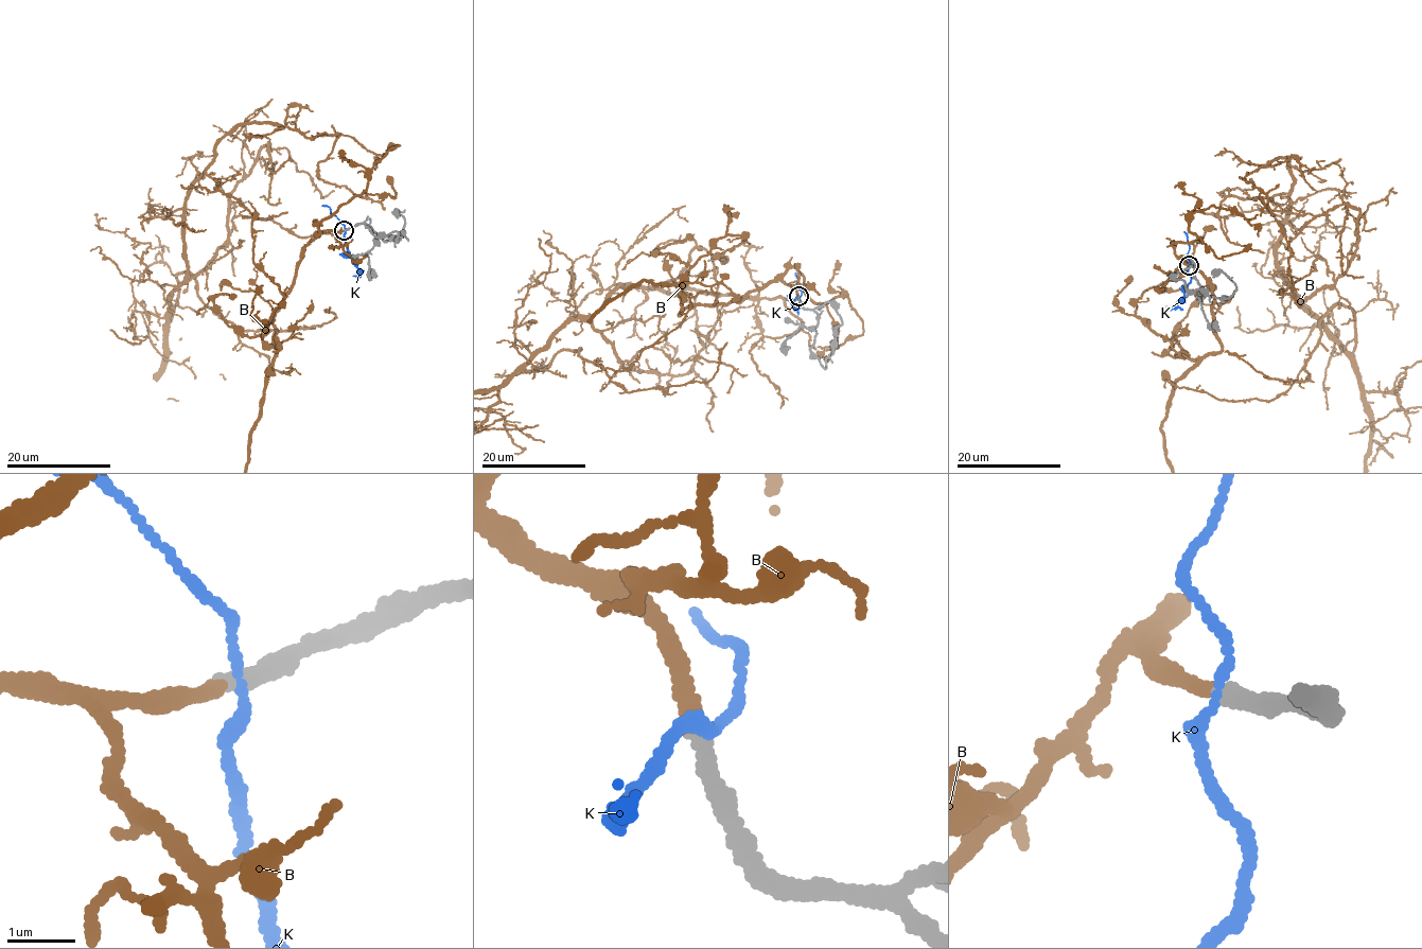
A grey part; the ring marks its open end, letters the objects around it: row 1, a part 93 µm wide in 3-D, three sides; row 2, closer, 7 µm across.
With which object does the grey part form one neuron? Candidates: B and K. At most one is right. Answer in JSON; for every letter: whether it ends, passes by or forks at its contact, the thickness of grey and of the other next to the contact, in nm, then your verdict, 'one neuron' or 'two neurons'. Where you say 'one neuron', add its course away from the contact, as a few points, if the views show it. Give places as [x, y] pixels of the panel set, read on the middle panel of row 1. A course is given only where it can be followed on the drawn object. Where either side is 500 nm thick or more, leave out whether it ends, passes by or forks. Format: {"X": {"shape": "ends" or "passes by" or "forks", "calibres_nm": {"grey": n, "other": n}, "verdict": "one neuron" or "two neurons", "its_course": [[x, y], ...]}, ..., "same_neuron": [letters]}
{"B": {"shape": "ends", "calibres_nm": {"grey": 260, "other": 220}, "verdict": "one neuron"}, "K": {"shape": "passes by", "calibres_nm": {"grey": 280, "other": 150}, "verdict": "two neurons"}, "same_neuron": ["B"]}

